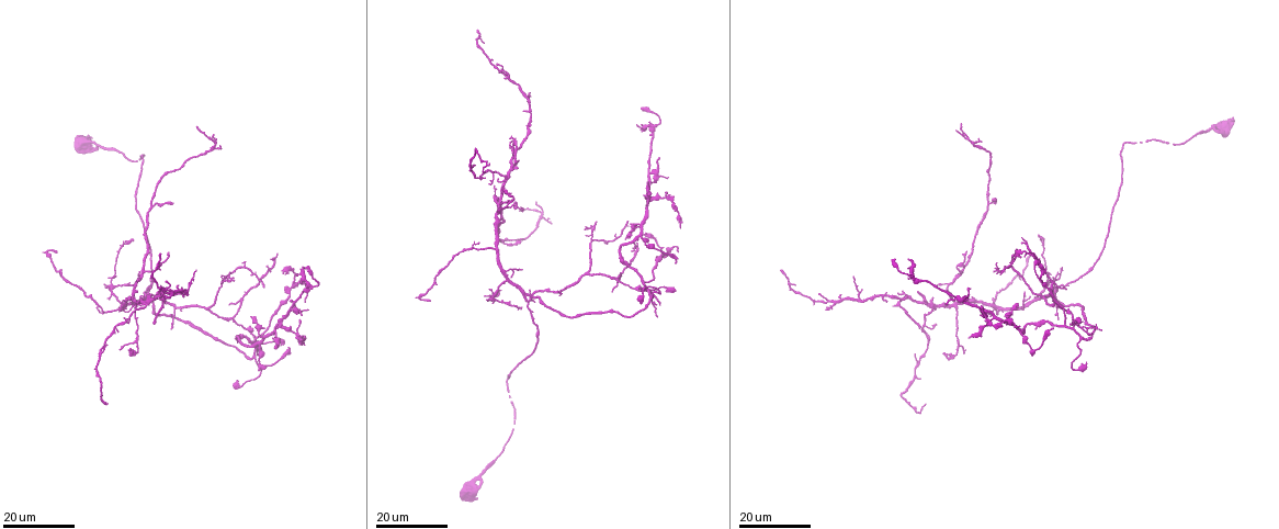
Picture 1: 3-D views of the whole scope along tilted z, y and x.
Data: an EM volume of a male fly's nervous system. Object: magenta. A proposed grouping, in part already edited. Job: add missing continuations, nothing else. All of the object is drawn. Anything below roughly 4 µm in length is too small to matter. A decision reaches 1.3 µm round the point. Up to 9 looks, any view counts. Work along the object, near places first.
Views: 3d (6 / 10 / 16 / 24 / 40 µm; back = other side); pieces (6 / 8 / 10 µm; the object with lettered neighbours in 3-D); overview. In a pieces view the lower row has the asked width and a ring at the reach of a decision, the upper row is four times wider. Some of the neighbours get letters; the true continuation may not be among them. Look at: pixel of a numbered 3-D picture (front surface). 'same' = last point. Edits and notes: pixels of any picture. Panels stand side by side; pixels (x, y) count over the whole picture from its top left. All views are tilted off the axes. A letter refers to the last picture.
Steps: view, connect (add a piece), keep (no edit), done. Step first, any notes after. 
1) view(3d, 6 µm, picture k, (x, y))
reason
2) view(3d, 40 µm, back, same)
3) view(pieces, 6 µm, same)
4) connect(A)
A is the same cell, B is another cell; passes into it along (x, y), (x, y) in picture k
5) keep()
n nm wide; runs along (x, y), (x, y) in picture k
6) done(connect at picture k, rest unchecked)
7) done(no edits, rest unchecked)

view(3d, 16 µm, picture 1, (999, 274))
thin end

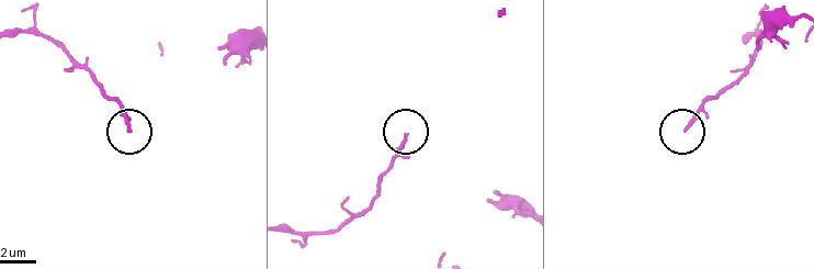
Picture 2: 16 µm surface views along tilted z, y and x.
view(pieces, 8 µm, picture 2, (686, 131))

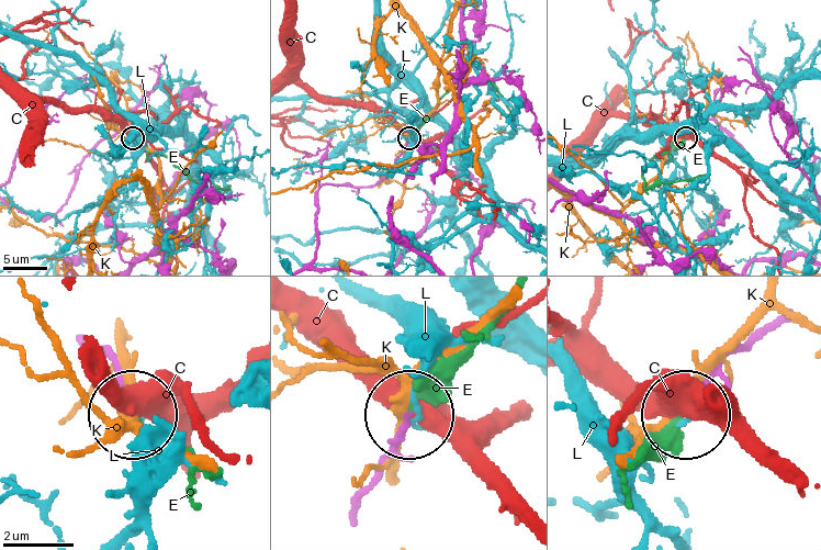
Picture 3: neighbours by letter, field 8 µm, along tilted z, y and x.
connect(E)
190 nm wide; E is the same cell, C, K and L are other cells; passes into it along (753, 334), (724, 355), (688, 412), (627, 462) in picture 3; it goes on there

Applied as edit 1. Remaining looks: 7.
view(overview)
see it whole again

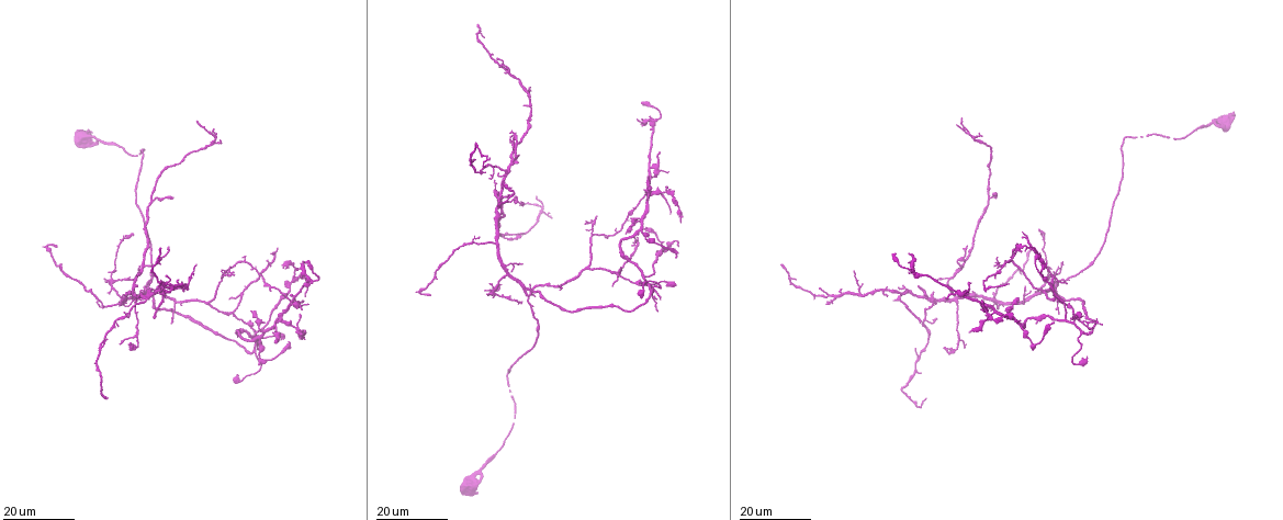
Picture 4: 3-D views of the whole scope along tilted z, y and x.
view(3d, 16 µm, picture 4, (994, 266))
an open end

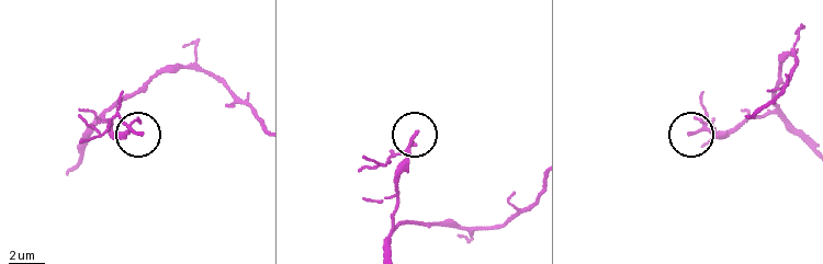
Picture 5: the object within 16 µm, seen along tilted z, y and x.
view(pieces, 6 µm, picture 5, (417, 132))

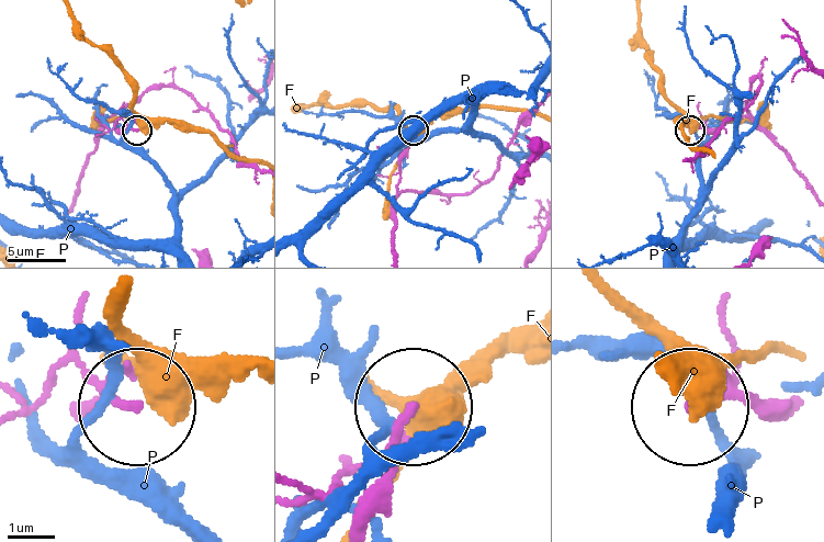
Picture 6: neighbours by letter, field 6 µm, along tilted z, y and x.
keep()
160 nm wide; F and P are other cells; runs along (361, 519), (406, 405) in picture 6; none of them fits

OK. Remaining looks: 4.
view(3d, 16 µm, picture 4, (289, 341))
end of a long branch

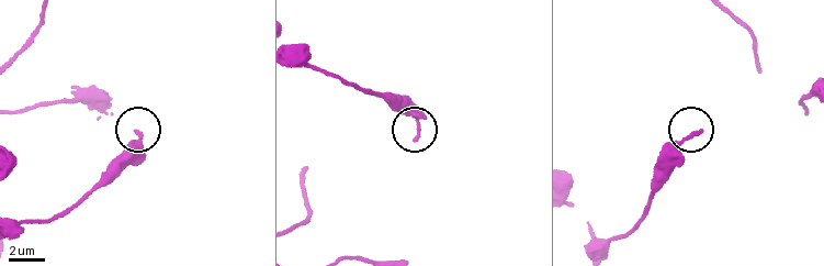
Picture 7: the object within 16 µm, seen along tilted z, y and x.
view(pieces, 6 µm, picture 7, (138, 130))

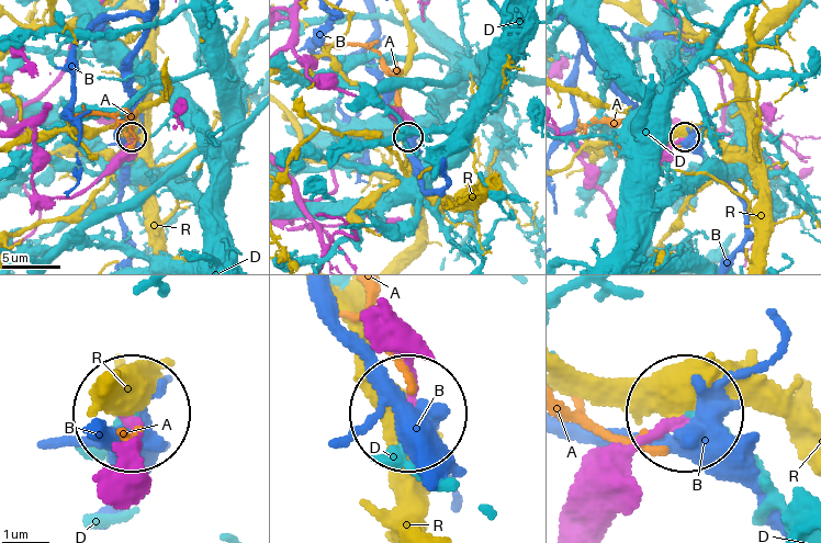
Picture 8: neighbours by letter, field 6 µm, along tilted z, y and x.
keep()
A, B, D and R are other cells; runs along (564, 521), (678, 414) in picture 8; none of them fits

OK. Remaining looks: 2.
view(3d, 16 µm, picture 4, (302, 307))
an open end

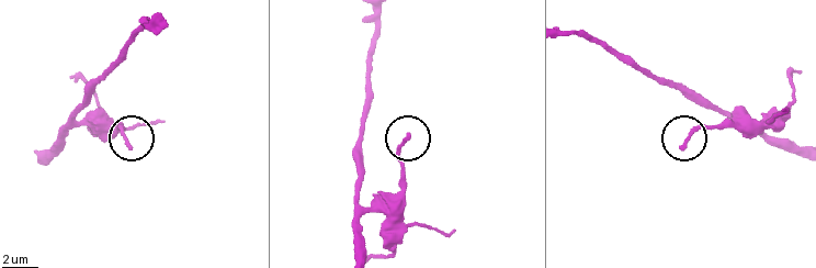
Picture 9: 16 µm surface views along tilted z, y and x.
view(pieces, 6 µm, picture 9, (127, 145))
what lies round it

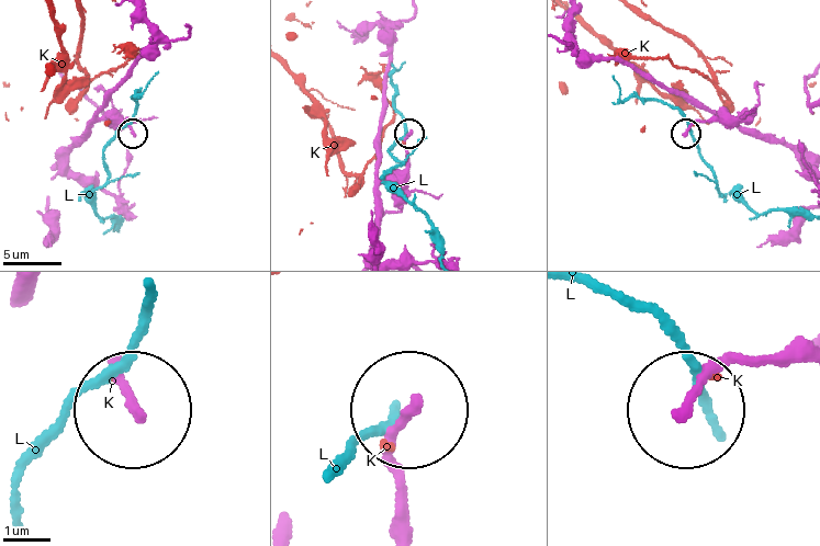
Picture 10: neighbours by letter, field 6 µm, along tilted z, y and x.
keep()
190 nm wide; K and L are other cells; runs along (399, 520), (393, 435), (405, 413) in picture 10; no lettered piece goes on from it

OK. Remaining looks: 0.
done(connect at picture 3, rest unchecked)

